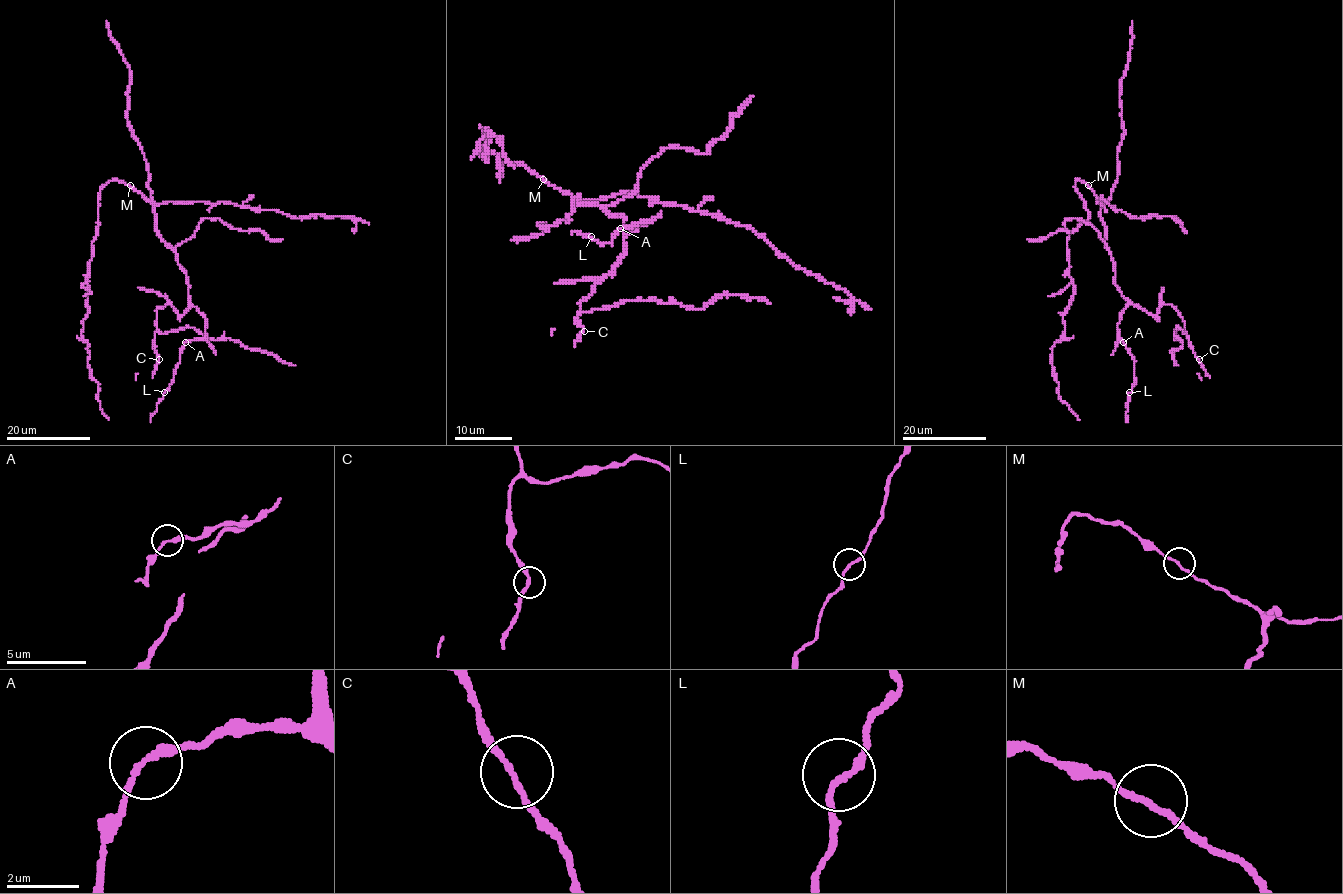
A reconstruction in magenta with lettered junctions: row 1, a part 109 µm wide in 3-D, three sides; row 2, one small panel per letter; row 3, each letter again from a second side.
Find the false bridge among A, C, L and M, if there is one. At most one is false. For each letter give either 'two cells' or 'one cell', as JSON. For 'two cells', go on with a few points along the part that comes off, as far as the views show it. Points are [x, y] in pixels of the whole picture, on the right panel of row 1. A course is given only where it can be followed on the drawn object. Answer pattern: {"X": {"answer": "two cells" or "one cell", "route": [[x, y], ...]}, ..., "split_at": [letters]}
{"A": {"answer": "one cell"}, "C": {"answer": "one cell"}, "L": {"answer": "one cell"}, "M": {"answer": "one cell"}, "split_at": []}

